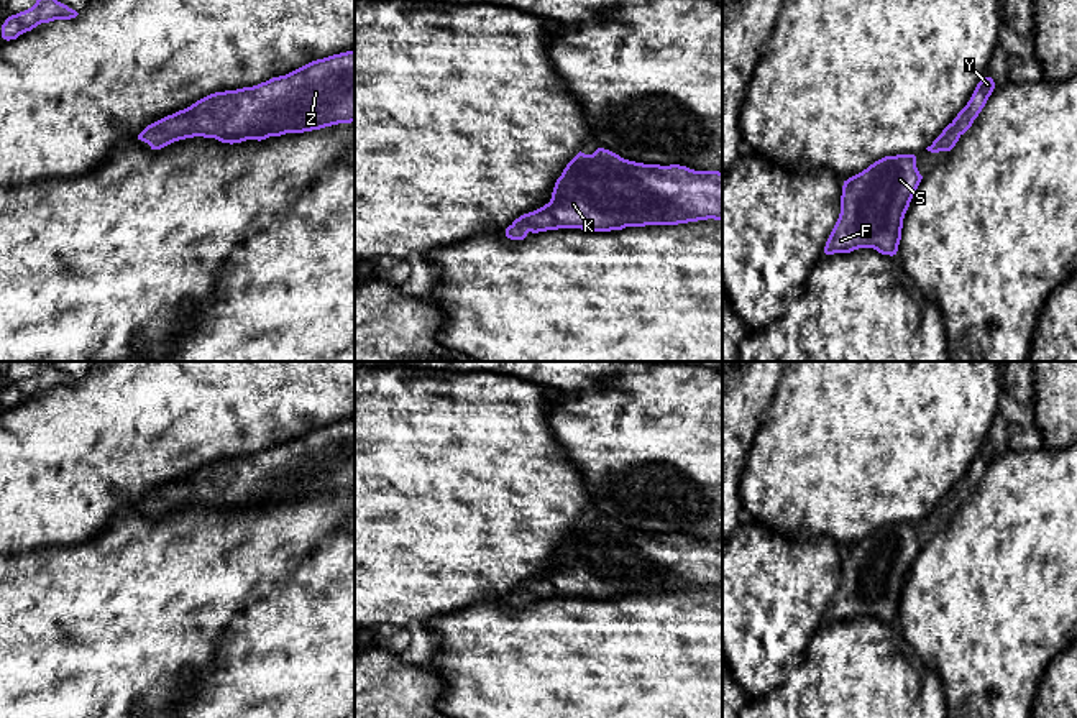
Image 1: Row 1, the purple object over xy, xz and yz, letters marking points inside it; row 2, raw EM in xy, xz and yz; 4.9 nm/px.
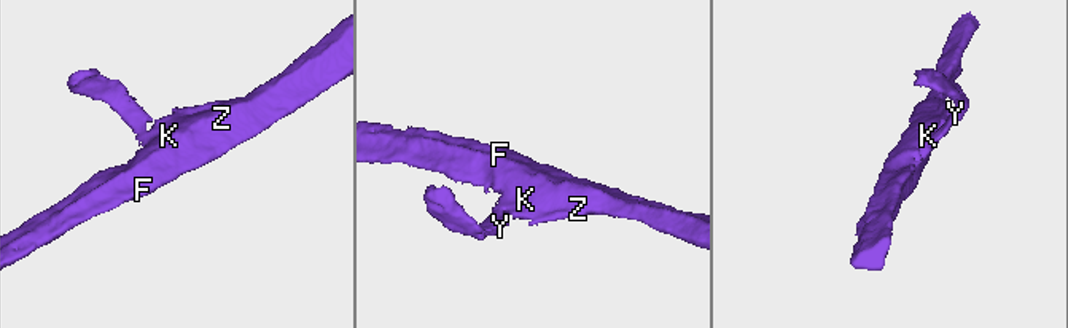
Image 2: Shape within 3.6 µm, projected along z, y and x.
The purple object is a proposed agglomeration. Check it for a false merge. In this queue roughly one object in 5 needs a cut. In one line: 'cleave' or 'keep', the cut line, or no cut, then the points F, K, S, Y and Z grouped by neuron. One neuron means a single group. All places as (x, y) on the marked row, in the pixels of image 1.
keep; no cut; F K S Y Z

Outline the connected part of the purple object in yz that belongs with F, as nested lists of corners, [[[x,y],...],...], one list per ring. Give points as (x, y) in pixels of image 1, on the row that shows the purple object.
[[[914,154],[885,156],[844,181],[841,214],[824,253],[873,248],[896,255],[903,219],[923,176]]]

